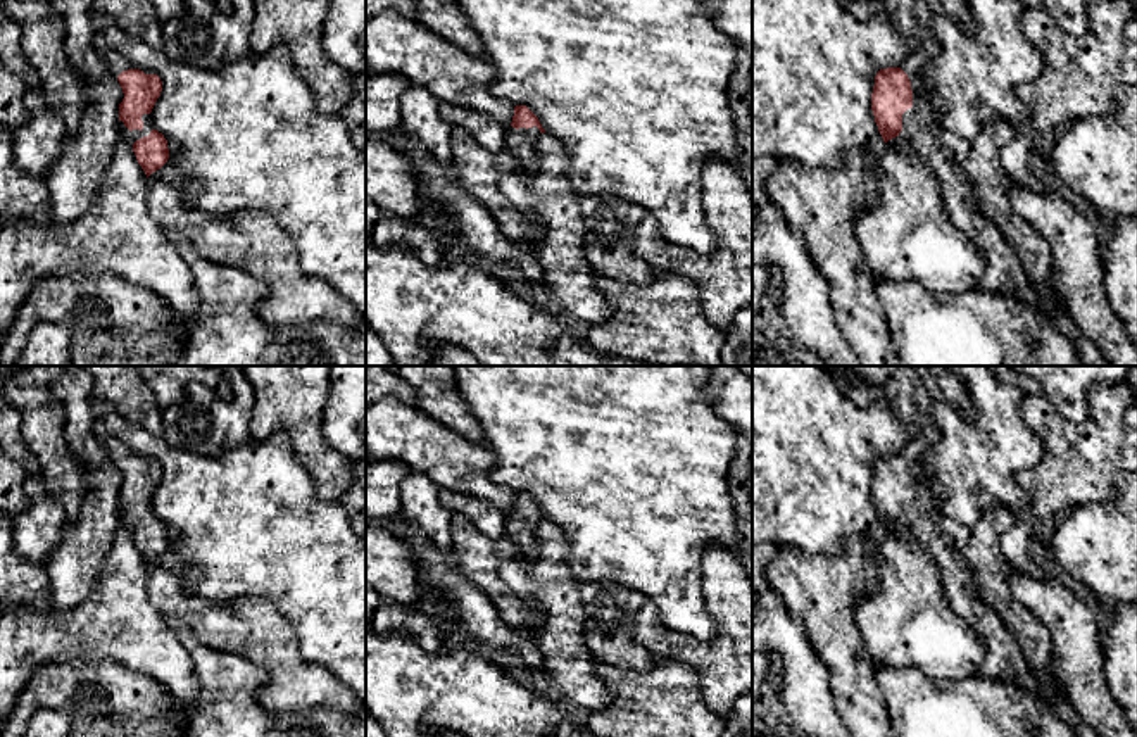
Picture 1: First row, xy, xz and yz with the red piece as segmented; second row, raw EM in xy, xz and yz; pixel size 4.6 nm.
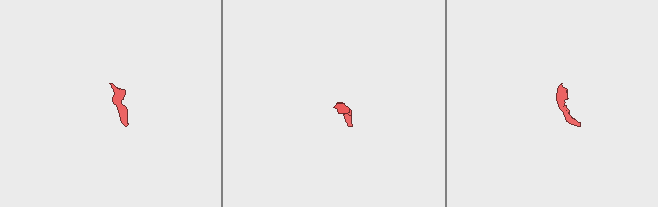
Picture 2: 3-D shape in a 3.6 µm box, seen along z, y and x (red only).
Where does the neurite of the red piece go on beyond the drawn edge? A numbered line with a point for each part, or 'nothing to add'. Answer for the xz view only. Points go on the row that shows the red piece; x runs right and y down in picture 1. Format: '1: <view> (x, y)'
1: xz (520, 144)

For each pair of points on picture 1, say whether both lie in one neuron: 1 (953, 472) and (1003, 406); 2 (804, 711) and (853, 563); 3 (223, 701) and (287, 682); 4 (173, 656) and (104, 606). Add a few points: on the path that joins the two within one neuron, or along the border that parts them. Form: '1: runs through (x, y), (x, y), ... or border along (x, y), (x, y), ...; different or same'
1: runs through (968, 456), (998, 427), (998, 422); same
2: border along (803, 627), (810, 648), (823, 667), (834, 701); different
3: border along (235, 655), (261, 667), (268, 682); different
4: runs through (156, 649), (121, 623); same

